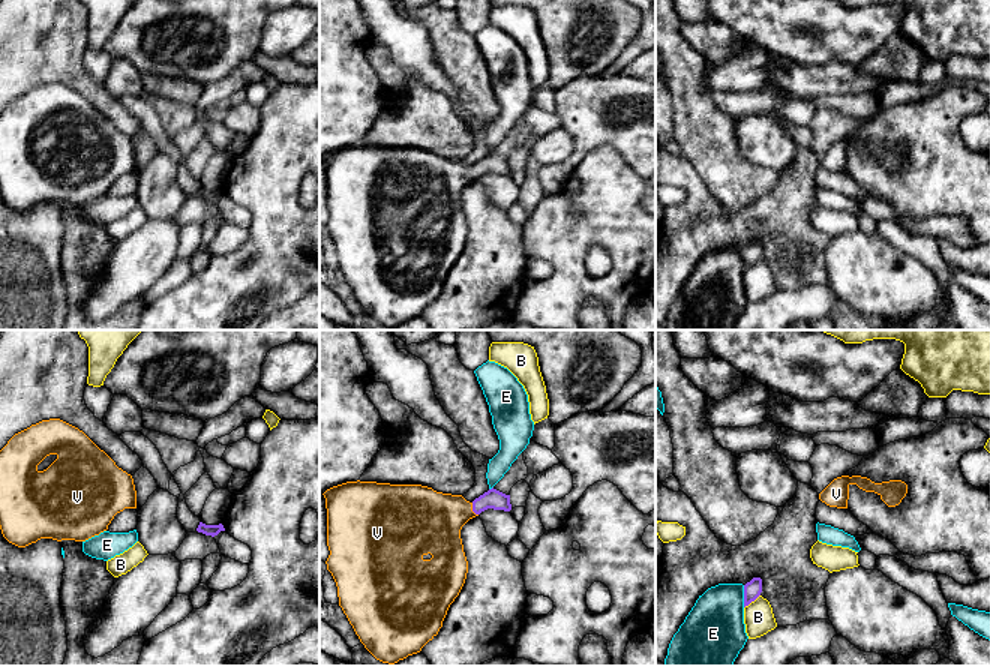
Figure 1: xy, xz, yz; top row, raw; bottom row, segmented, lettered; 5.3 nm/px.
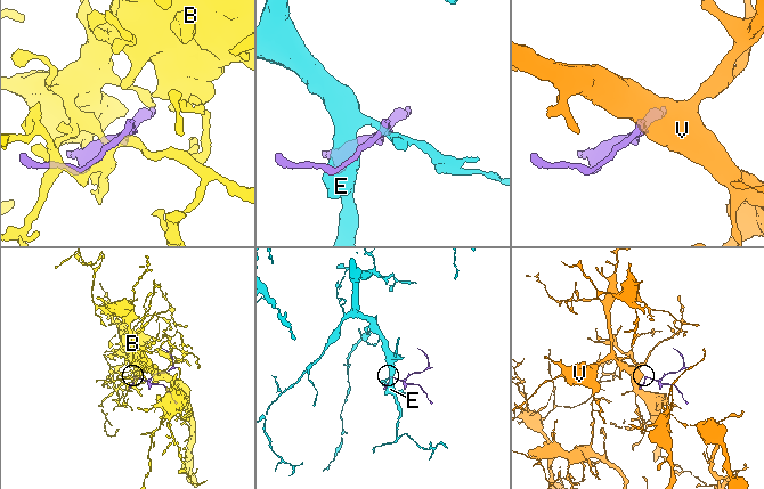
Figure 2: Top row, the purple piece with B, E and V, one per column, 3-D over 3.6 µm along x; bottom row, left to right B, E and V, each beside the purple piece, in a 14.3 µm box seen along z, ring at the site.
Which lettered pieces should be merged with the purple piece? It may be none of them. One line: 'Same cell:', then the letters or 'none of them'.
Same cell: V

